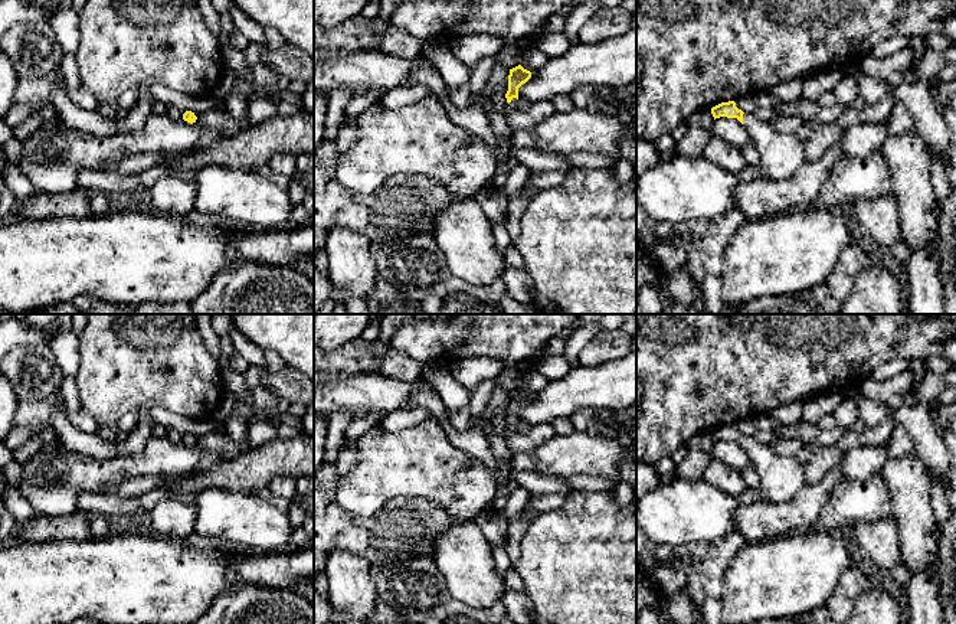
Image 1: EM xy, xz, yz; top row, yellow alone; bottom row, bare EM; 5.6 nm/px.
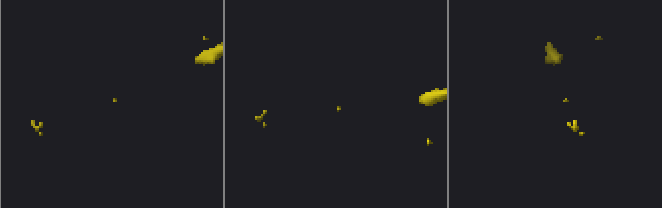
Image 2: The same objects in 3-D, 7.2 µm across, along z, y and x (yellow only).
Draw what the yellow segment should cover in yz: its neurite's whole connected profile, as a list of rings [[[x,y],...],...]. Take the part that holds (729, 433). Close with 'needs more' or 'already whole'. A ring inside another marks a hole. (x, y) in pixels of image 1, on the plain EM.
[[[734,424],[721,425],[711,431],[716,441],[737,441],[746,448],[759,474],[760,499],[770,503],[785,503],[793,499],[806,484],[805,467],[798,455],[780,455],[769,444],[744,437]]]; needs more

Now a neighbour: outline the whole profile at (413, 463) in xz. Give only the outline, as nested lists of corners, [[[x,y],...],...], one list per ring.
[[[435,416],[400,431],[370,429],[357,441],[357,464],[338,476],[335,491],[338,506],[357,516],[373,516],[389,500],[403,497],[430,500],[449,516],[468,522],[475,520],[497,494],[494,471],[477,457],[454,447]]]

